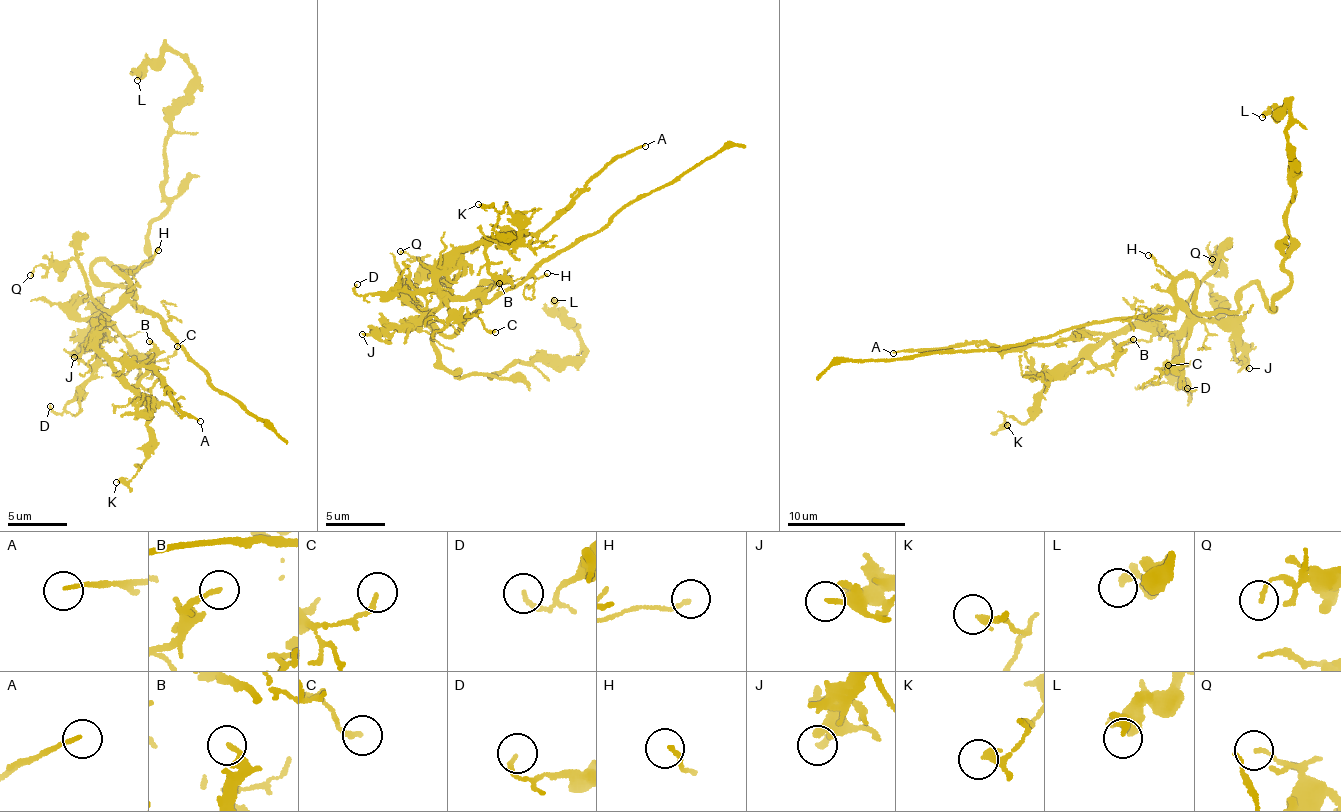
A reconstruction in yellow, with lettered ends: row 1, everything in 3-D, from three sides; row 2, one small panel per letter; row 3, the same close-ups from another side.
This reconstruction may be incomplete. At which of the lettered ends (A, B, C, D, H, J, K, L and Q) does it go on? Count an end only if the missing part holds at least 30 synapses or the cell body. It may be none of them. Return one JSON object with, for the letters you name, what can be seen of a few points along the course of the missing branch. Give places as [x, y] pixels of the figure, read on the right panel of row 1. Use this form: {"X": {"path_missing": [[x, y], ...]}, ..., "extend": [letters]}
{"extend": []}

